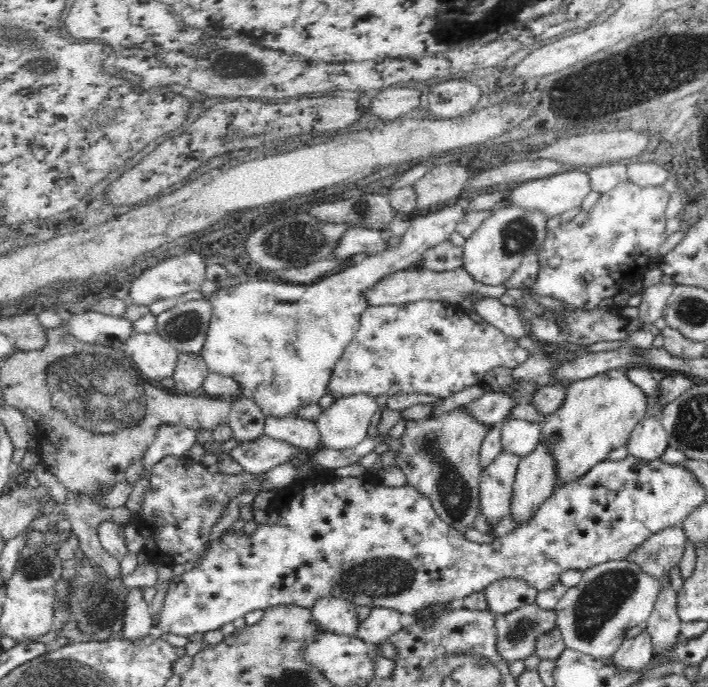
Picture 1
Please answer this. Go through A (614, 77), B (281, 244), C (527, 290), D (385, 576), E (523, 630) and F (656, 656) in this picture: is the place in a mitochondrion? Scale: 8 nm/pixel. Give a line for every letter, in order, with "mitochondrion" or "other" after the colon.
A: mitochondrion
B: mitochondrion
C: other
D: mitochondrion
E: mitochondrion
F: other

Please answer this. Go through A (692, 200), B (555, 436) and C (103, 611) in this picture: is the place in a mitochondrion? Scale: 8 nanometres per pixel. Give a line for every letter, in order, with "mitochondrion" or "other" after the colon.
A: other
B: other
C: mitochondrion

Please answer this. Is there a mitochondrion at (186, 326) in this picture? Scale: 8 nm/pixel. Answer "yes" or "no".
yes

